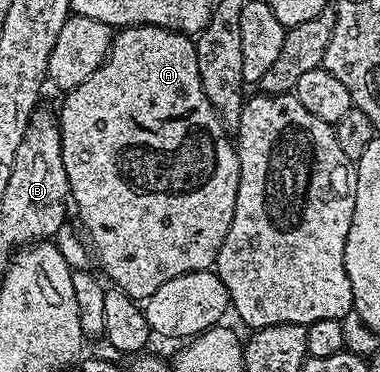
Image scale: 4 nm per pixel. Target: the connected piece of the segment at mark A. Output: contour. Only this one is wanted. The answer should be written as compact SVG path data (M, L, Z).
M137 24L135 28L124 28L113 33L110 51L103 62L80 86L69 89L62 100L62 112L57 113L59 132L62 134L62 154L64 170L67 172L69 199L78 207L78 216L90 235L90 244L98 255L98 260L106 270L105 279L113 287L128 294L133 300L145 302L164 282L194 271L204 271L215 267L220 246L228 238L228 226L236 210L236 194L240 182L240 162L238 149L231 133L223 126L222 119L212 110L204 86L200 86L200 66L196 54L196 43L185 32L173 32L160 26Z

